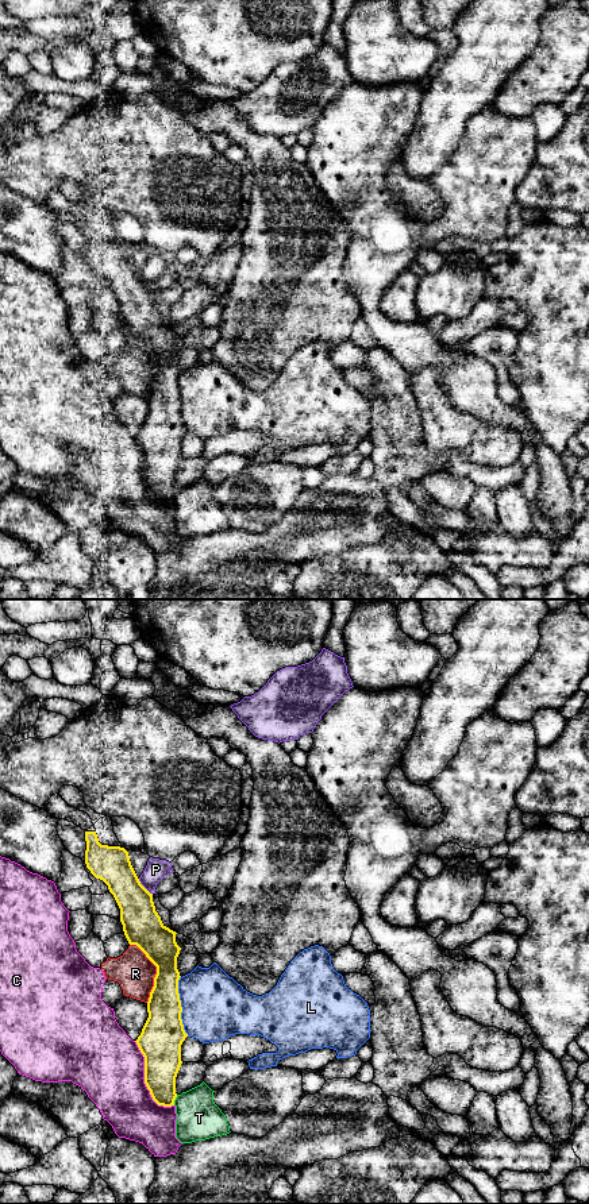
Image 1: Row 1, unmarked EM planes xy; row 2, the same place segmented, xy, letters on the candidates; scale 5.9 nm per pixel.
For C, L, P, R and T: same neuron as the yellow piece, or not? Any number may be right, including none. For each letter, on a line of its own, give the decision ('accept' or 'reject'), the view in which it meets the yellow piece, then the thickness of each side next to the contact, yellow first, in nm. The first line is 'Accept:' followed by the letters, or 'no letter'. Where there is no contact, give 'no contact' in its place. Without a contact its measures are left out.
Accept: no letter
C: reject | xy | 260/420 nm
L: reject | xy | 260/380 nm
P: reject | xy | 240/130 nm
R: reject | xy | 220/220 nm
T: reject | xy | 220/260 nm

